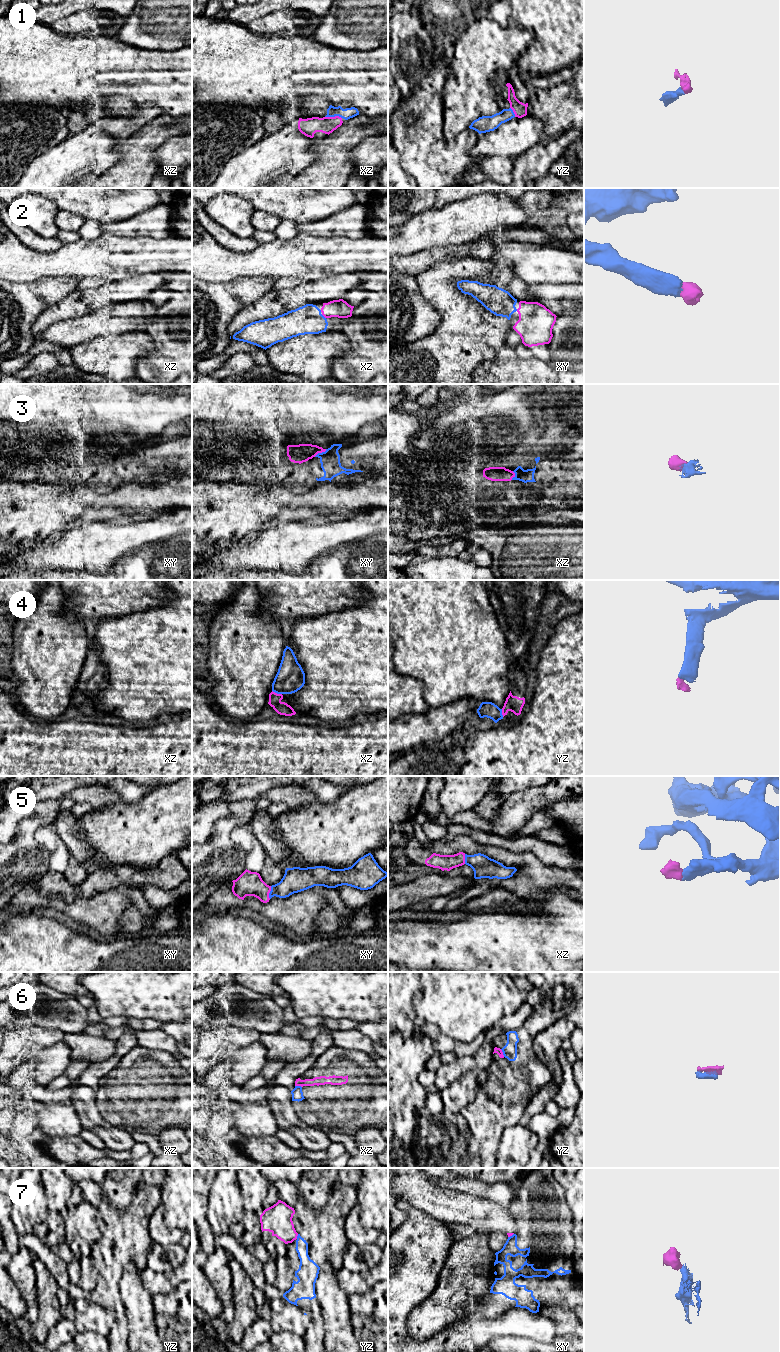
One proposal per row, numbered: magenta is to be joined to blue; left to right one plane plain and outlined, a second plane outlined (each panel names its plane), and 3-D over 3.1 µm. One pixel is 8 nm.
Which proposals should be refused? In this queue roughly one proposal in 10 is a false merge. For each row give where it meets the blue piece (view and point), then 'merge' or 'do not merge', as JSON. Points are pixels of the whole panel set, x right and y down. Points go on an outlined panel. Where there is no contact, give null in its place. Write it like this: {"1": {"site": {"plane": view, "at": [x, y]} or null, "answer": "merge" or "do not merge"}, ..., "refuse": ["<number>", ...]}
{"1": {"site": {"plane": "xz", "at": [333, 116]}, "answer": "merge"}, "2": {"site": {"plane": "xz", "at": [323, 316]}, "answer": "merge"}, "3": {"site": {"plane": "xy", "at": [320, 453]}, "answer": "merge"}, "4": {"site": {"plane": "xz", "at": [277, 693]}, "answer": "merge"}, "5": {"site": {"plane": "xy", "at": [270, 892]}, "answer": "merge"}, "6": {"site": {"plane": "yz", "at": [503, 1053]}, "answer": "merge"}, "7": {"site": {"plane": "yz", "at": [297, 1236]}, "answer": "do not merge"}, "refuse": ["7"]}

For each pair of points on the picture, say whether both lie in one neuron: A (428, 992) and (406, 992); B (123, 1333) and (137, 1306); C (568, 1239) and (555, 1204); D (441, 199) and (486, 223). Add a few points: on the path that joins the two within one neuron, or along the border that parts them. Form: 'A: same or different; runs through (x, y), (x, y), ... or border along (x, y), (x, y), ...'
A: different; border along (420, 982), (414, 997), (417, 1016)
B: different; border along (122, 1301), (127, 1322), (128, 1341)
C: same; runs through (559, 1230), (555, 1213)
D: different; border along (466, 198), (434, 208)

